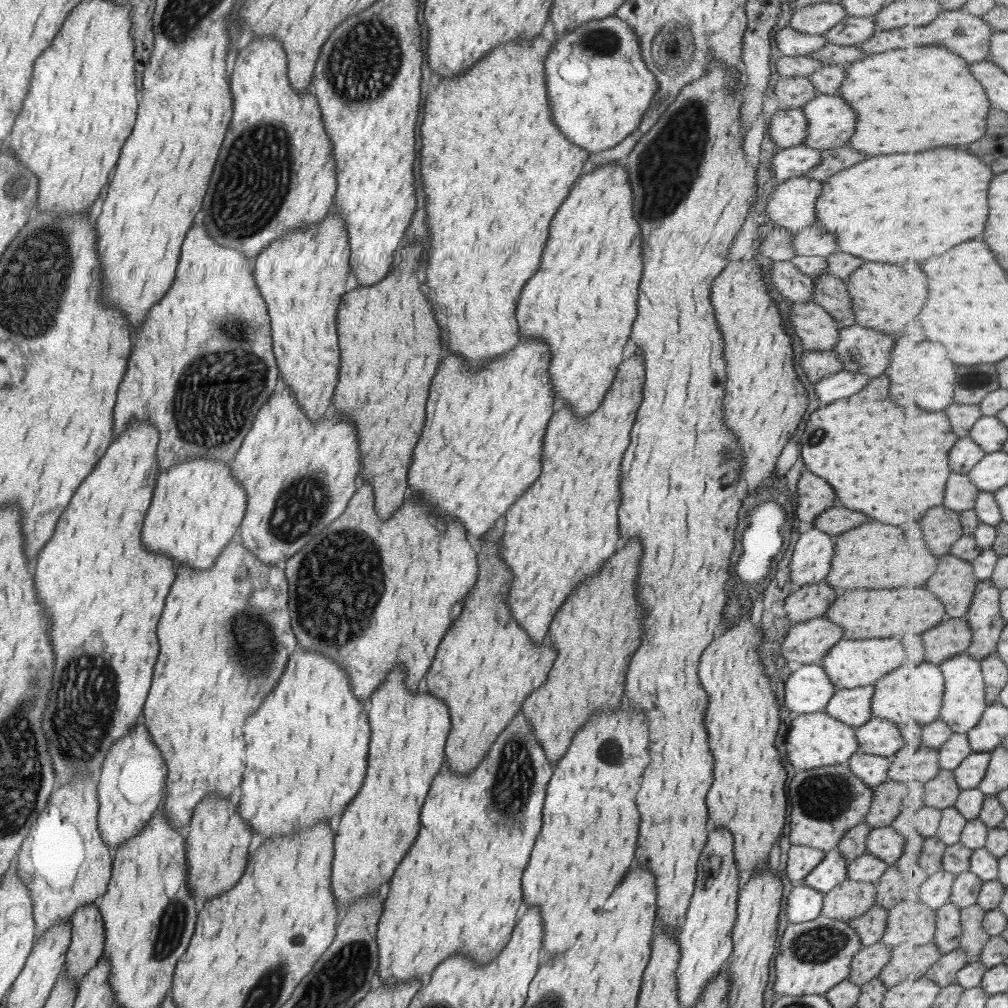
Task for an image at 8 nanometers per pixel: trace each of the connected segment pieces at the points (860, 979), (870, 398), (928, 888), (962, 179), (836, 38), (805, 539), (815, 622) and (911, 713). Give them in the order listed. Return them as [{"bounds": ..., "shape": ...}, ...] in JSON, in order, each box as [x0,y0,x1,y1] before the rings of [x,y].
[{"bounds":[847,942,892,986],"shape":[[[881,942],[862,946],[851,960],[847,980],[860,986],[877,977],[889,961],[891,952],[892,948]]]},{"bounds":[799,373,961,524],"shape":[[[881,373],[869,379],[857,394],[819,407],[811,412],[803,434],[799,436],[799,456],[809,472],[827,480],[837,502],[849,510],[861,512],[881,524],[893,524],[901,518],[923,518],[929,508],[946,501],[947,482],[953,474],[949,450],[961,438],[951,424],[947,410],[929,412],[923,408],[901,408],[889,402],[889,378]]]},{"bounds":[919,869,957,909],"shape":[[[945,869],[940,870],[935,875],[926,876],[925,881],[919,885],[919,900],[936,909],[951,903],[953,886],[957,878],[957,874]]]},{"bounds":[815,146,995,262],"shape":[[[943,146],[921,154],[883,154],[838,170],[825,181],[815,201],[816,222],[834,236],[839,252],[856,256],[867,262],[923,262],[941,256],[953,246],[985,236],[989,220],[989,186],[995,172],[981,158]]]},{"bounds":[823,16,874,47],"shape":[[[845,16],[823,35],[827,43],[839,47],[853,46],[858,45],[862,37],[868,37],[874,30],[873,18]]]},{"bounds":[788,527,833,588],"shape":[[[811,527],[797,538],[788,564],[791,584],[795,588],[825,578],[833,556],[833,542],[827,534]]]},{"bounds":[780,617,843,664],"shape":[[[816,617],[795,624],[781,641],[780,653],[787,661],[801,664],[819,663],[822,656],[839,639],[843,638],[843,629],[829,619]]]},{"bounds":[870,662,946,726],"shape":[[[924,662],[898,666],[872,685],[870,711],[873,717],[887,719],[897,726],[926,725],[942,718],[946,698],[946,678],[939,664]]]}]

